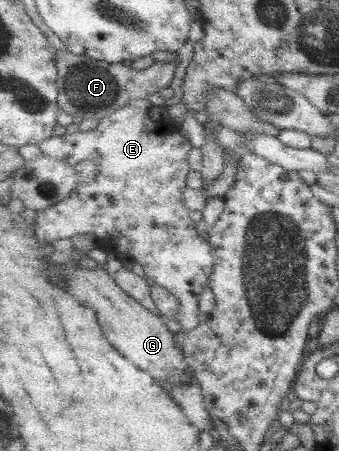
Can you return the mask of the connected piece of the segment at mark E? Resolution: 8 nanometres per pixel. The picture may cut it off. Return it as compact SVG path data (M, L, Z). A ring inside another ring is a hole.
M138 101L121 106L119 110L99 121L98 126L91 131L67 133L61 137L54 136L42 141L39 147L45 155L66 161L75 167L78 162L94 161L101 171L95 181L79 183L69 198L36 213L36 239L50 243L55 239L69 239L80 233L93 233L99 239L107 239L109 245L121 253L130 255L151 277L155 283L166 287L179 300L182 306L175 319L175 328L189 335L200 324L199 295L205 286L209 287L209 278L216 263L216 254L208 240L201 237L195 222L189 217L189 207L183 203L183 193L187 189L189 177L189 153L195 144L181 131L178 123L168 117L155 121L149 117L151 101Z

